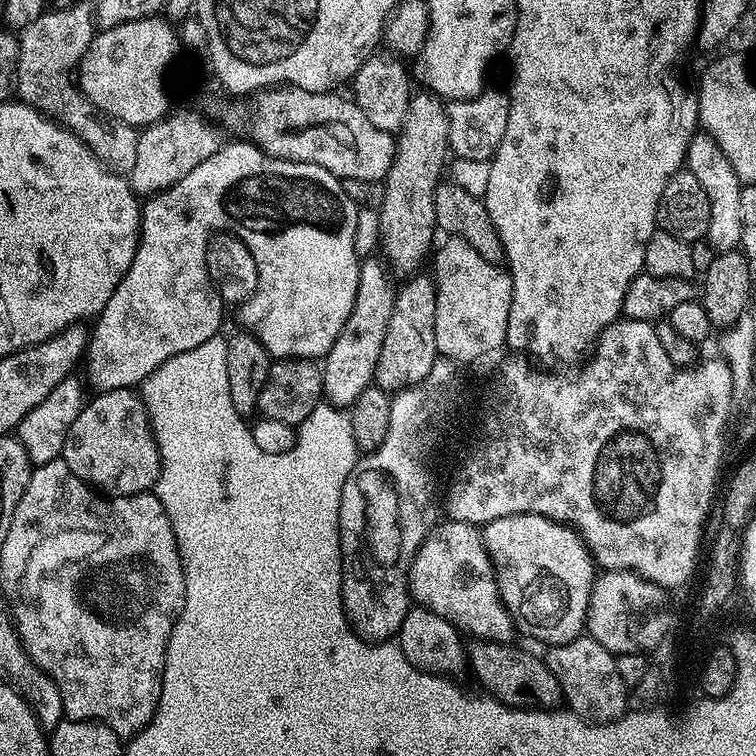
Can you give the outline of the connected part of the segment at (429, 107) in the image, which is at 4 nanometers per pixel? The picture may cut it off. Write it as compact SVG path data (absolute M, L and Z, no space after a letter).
M431 94L413 95L406 122L394 144L392 165L382 181L385 198L380 206L379 250L384 251L387 267L400 278L419 273L424 259L433 251L432 239L438 235L435 218L435 192L441 183L444 159L450 156L448 110L445 101Z

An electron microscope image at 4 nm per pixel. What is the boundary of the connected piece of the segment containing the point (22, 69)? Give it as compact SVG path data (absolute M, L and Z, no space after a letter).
M91 3L88 4L72 4L69 6L69 8L56 8L51 12L51 10L45 10L41 13L41 15L38 18L35 18L34 21L30 22L29 25L26 25L24 28L19 29L18 32L18 44L20 40L20 56L19 52L18 55L15 57L14 63L16 65L16 78L14 81L14 92L17 97L23 103L29 104L32 108L35 108L37 112L43 114L45 117L51 118L56 121L57 124L65 127L68 129L69 132L73 132L73 134L76 135L84 143L85 146L87 146L90 151L95 154L97 158L100 159L101 164L105 166L111 166L117 173L120 174L131 174L134 170L134 158L138 158L138 132L135 127L132 127L129 124L123 124L119 122L112 122L108 125L109 128L107 128L106 125L103 124L101 117L98 115L97 108L95 105L91 103L83 95L83 93L80 91L80 89L77 87L77 85L74 83L73 77L70 75L68 77L68 71L75 69L77 65L79 65L80 60L83 58L84 53L86 52L87 48L91 44L91 40L94 35L94 8Z

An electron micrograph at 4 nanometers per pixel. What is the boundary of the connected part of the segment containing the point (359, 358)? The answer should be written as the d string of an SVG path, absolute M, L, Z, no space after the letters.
M365 259L361 263L359 288L350 318L328 355L323 357L324 395L328 404L339 409L351 409L357 398L369 391L373 383L378 354L382 354L382 338L386 338L386 326L390 326L390 314L396 305L394 286L392 288L385 273L385 267L374 260Z

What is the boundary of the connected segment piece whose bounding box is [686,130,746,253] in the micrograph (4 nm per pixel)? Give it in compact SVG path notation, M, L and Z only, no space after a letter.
M703 130L693 135L688 147L686 164L691 171L697 174L705 191L707 193L709 191L712 198L712 221L708 224L709 242L716 244L717 253L737 251L741 247L742 233L746 228L742 219L742 181L740 177L736 175L731 162L724 157L724 151L717 146L716 140L709 132Z

